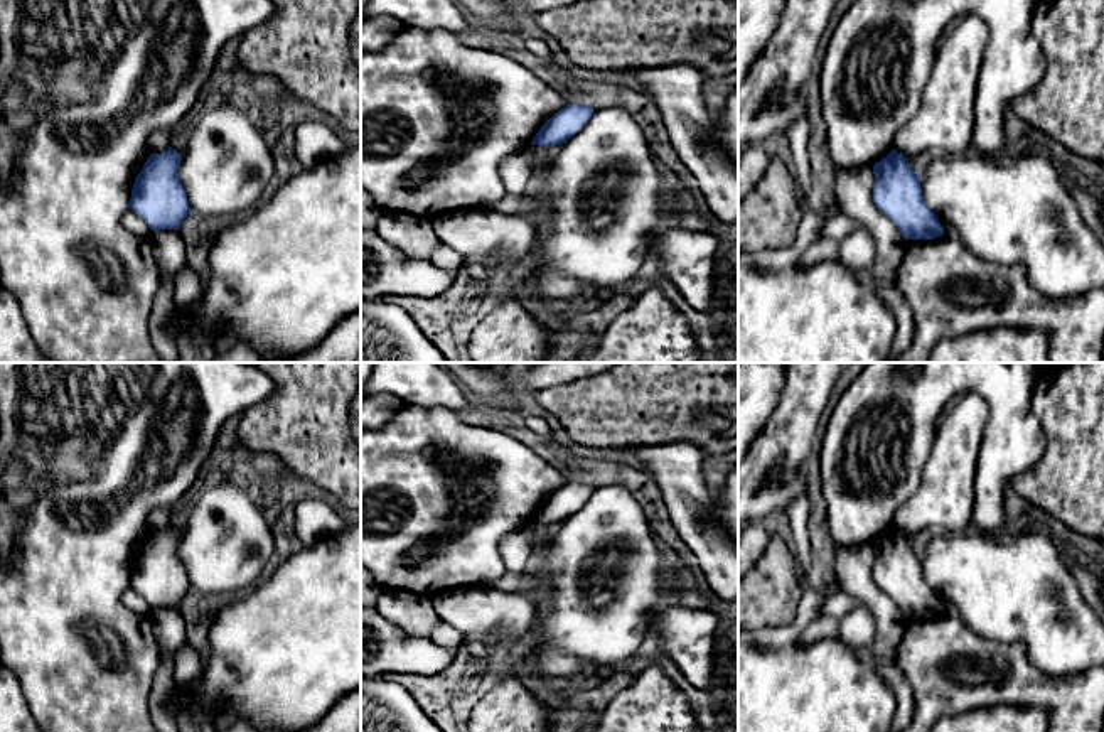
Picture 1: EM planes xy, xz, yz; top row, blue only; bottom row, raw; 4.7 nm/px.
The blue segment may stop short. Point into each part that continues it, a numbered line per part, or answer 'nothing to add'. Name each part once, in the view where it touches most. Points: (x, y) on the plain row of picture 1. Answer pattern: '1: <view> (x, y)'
nothing to add

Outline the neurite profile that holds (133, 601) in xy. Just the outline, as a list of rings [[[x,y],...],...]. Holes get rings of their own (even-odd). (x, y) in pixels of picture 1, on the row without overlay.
[[[130,585],[123,592],[123,602],[130,611],[137,614],[142,614],[142,616],[152,614],[152,607],[148,606],[148,602]]]

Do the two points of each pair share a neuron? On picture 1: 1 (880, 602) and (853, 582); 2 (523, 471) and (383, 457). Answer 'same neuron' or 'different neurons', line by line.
1: same neuron
2: same neuron

